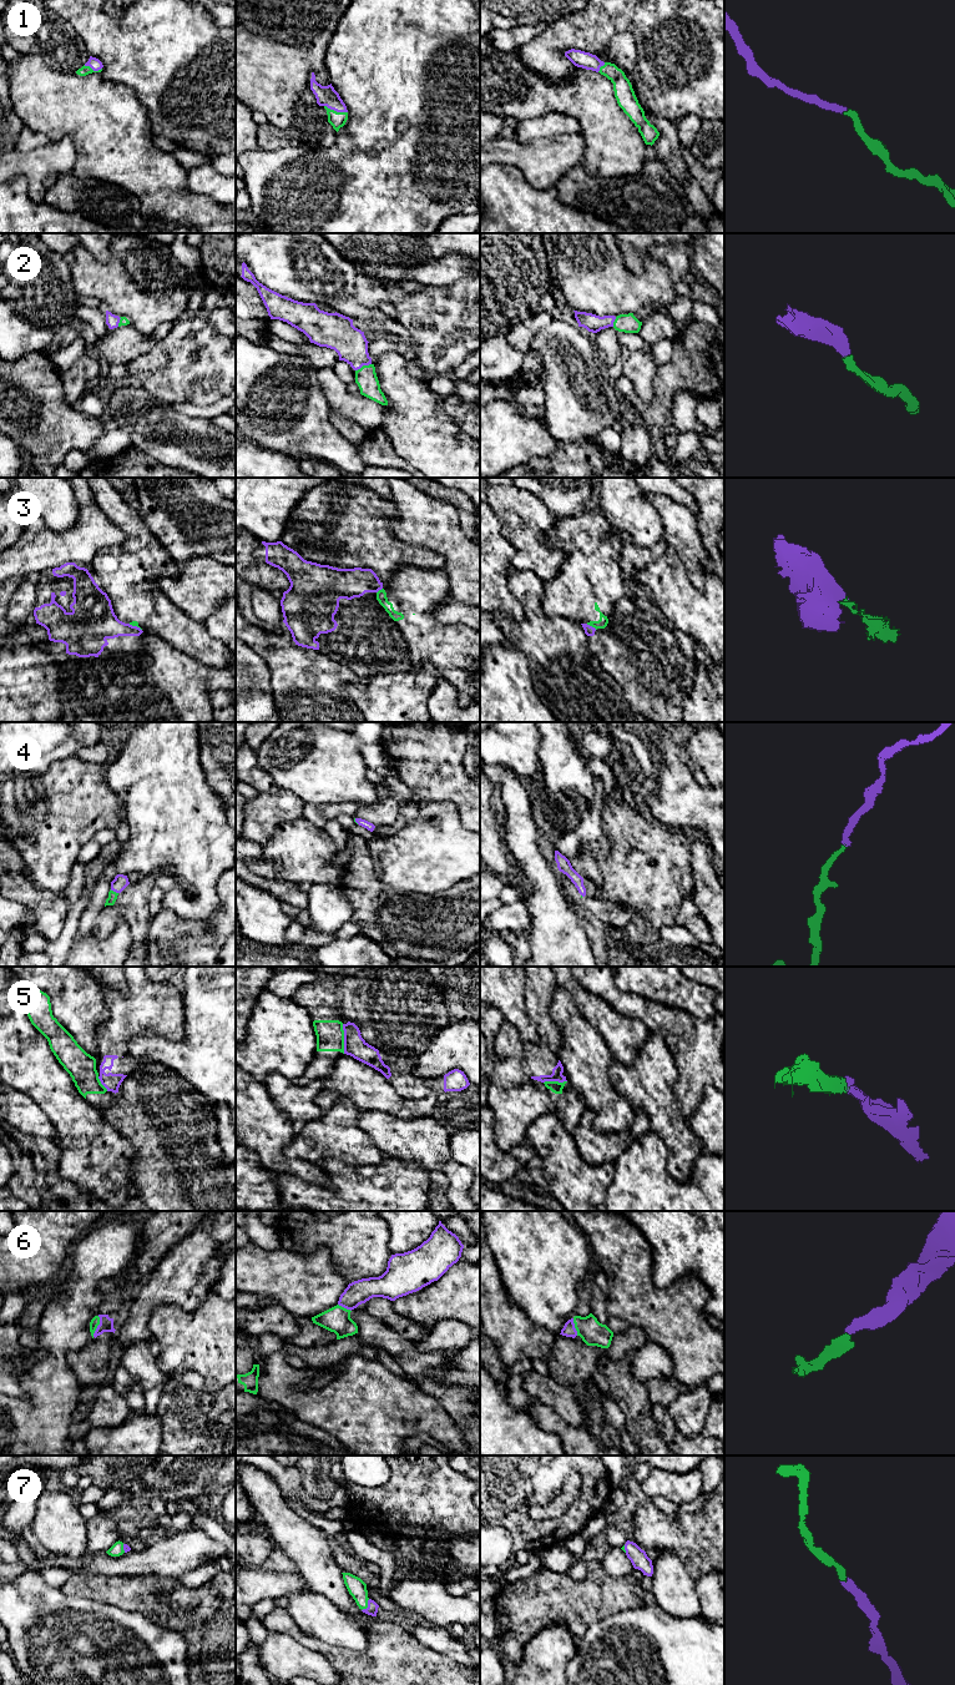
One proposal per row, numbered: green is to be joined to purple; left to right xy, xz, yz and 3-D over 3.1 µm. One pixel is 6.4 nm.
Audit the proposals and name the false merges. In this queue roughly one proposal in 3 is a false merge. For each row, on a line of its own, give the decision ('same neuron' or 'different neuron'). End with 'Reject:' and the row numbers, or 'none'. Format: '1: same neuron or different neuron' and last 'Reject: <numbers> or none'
1: same neuron
2: same neuron
3: different neuron
4: same neuron
5: different neuron
6: same neuron
7: same neuron
Reject: 3, 5

